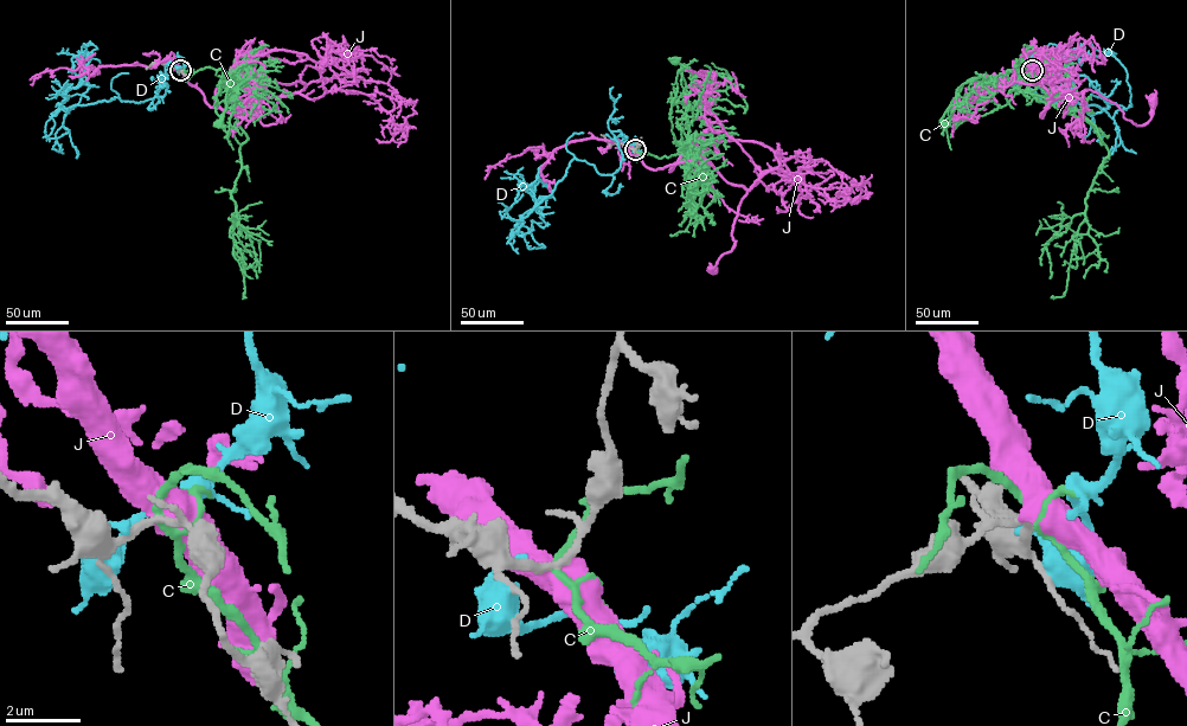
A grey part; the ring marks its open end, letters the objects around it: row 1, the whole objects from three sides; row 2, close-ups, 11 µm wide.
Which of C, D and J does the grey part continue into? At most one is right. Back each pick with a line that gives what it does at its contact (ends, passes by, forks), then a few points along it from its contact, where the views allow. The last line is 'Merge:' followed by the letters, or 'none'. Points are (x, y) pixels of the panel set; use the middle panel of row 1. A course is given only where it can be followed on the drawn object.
Merge: none

